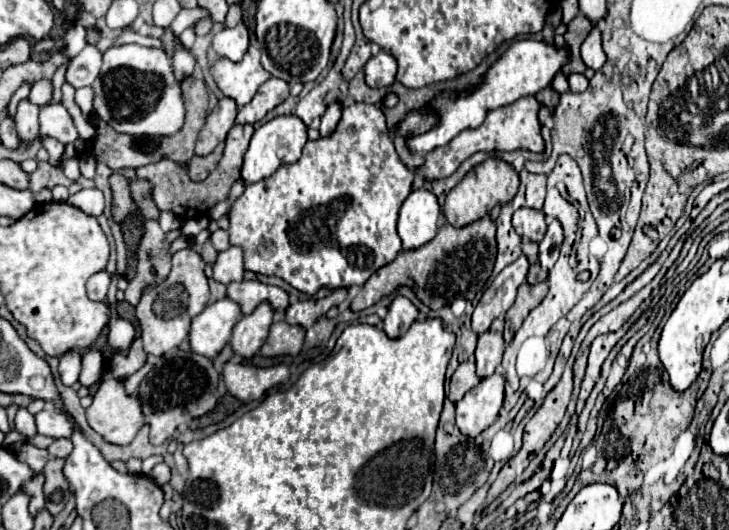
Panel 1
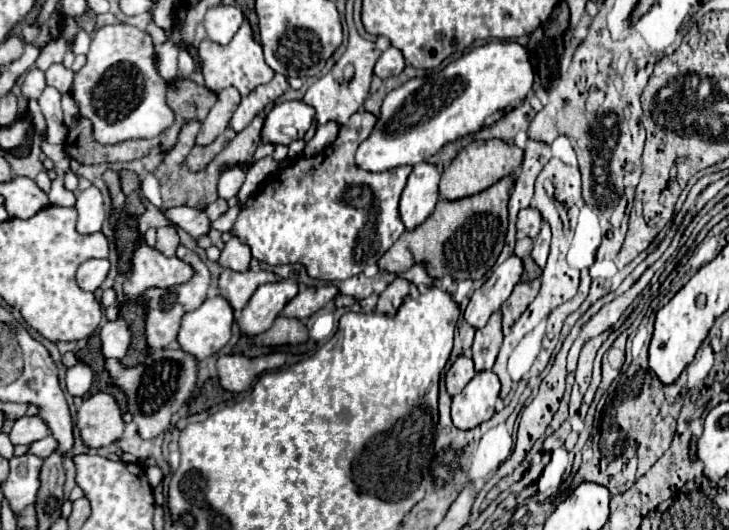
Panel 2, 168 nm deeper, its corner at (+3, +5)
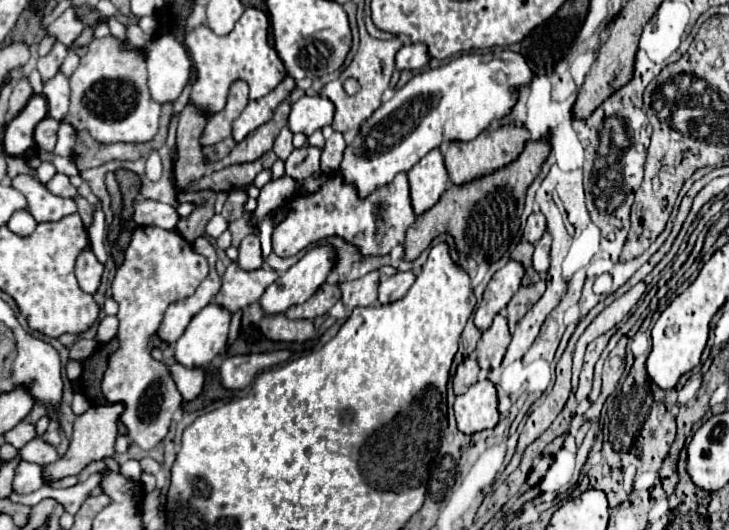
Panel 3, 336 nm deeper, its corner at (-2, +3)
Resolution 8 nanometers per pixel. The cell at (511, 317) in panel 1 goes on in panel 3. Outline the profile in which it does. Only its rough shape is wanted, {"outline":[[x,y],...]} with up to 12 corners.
{"outline":[[544,280],[522,286],[508,304],[508,326],[518,320],[542,298]]}

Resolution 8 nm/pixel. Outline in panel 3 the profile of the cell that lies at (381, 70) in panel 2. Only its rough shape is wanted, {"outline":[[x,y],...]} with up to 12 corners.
{"outline":[[412,42],[396,54],[398,70],[416,70],[428,64],[428,48]]}

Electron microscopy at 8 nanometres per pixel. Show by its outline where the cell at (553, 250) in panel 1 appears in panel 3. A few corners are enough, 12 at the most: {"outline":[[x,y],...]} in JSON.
{"outline":[[550,234],[536,244],[532,266],[544,274],[550,266]]}

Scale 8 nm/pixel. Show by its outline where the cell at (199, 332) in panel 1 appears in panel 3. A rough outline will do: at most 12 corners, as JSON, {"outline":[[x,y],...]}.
{"outline":[[202,308],[176,340],[174,358],[202,368],[228,342],[230,312]]}

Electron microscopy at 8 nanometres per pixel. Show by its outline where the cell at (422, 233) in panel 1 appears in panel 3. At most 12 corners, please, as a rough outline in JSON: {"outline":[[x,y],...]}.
{"outline":[[430,150],[410,172],[416,216],[448,186],[444,156]]}

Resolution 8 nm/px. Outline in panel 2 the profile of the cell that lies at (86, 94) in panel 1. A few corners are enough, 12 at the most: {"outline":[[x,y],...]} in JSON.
{"outline":[[63,64],[45,72],[47,86],[65,94],[73,86],[73,72]]}

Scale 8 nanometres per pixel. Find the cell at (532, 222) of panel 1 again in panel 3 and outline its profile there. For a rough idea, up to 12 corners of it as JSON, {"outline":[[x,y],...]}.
{"outline":[[540,210],[528,216],[524,240],[538,244],[546,232],[546,218]]}

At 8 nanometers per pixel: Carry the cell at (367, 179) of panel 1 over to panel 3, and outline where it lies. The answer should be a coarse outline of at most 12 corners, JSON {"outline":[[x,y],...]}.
{"outline":[[328,176],[292,198],[276,226],[280,258],[342,236],[364,256],[404,242],[416,214],[408,178],[360,200]]}

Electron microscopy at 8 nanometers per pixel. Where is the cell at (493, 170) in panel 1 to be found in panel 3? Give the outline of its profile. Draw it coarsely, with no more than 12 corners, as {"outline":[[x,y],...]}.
{"outline":[[506,124],[448,142],[454,184],[514,162],[530,134]]}

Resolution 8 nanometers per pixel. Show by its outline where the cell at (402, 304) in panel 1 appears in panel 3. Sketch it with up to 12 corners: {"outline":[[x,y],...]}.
{"outline":[[414,272],[380,280],[380,304],[400,300],[414,284]]}

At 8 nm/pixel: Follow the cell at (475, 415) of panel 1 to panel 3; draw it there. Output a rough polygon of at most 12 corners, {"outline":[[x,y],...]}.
{"outline":[[490,380],[456,396],[458,430],[476,434],[498,422]]}

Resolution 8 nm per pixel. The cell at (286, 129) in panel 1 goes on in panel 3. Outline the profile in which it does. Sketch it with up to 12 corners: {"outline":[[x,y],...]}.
{"outline":[[318,94],[292,104],[288,128],[310,136],[332,124],[334,104]]}

